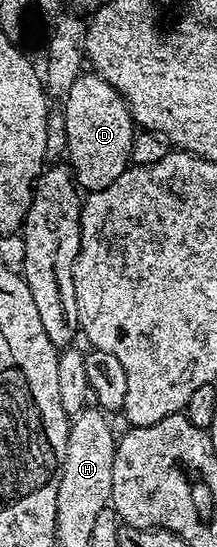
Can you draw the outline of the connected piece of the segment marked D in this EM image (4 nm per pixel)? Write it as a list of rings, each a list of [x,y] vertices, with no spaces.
[[[86,70],[76,78],[76,82],[72,82],[72,90],[68,90],[64,98],[64,111],[66,114],[66,156],[79,189],[92,193],[96,190],[104,190],[104,186],[112,186],[112,182],[116,182],[116,178],[120,178],[120,174],[124,174],[124,170],[131,167],[130,151],[136,131],[134,119],[124,98],[112,85],[104,82],[104,78],[97,72]]]

